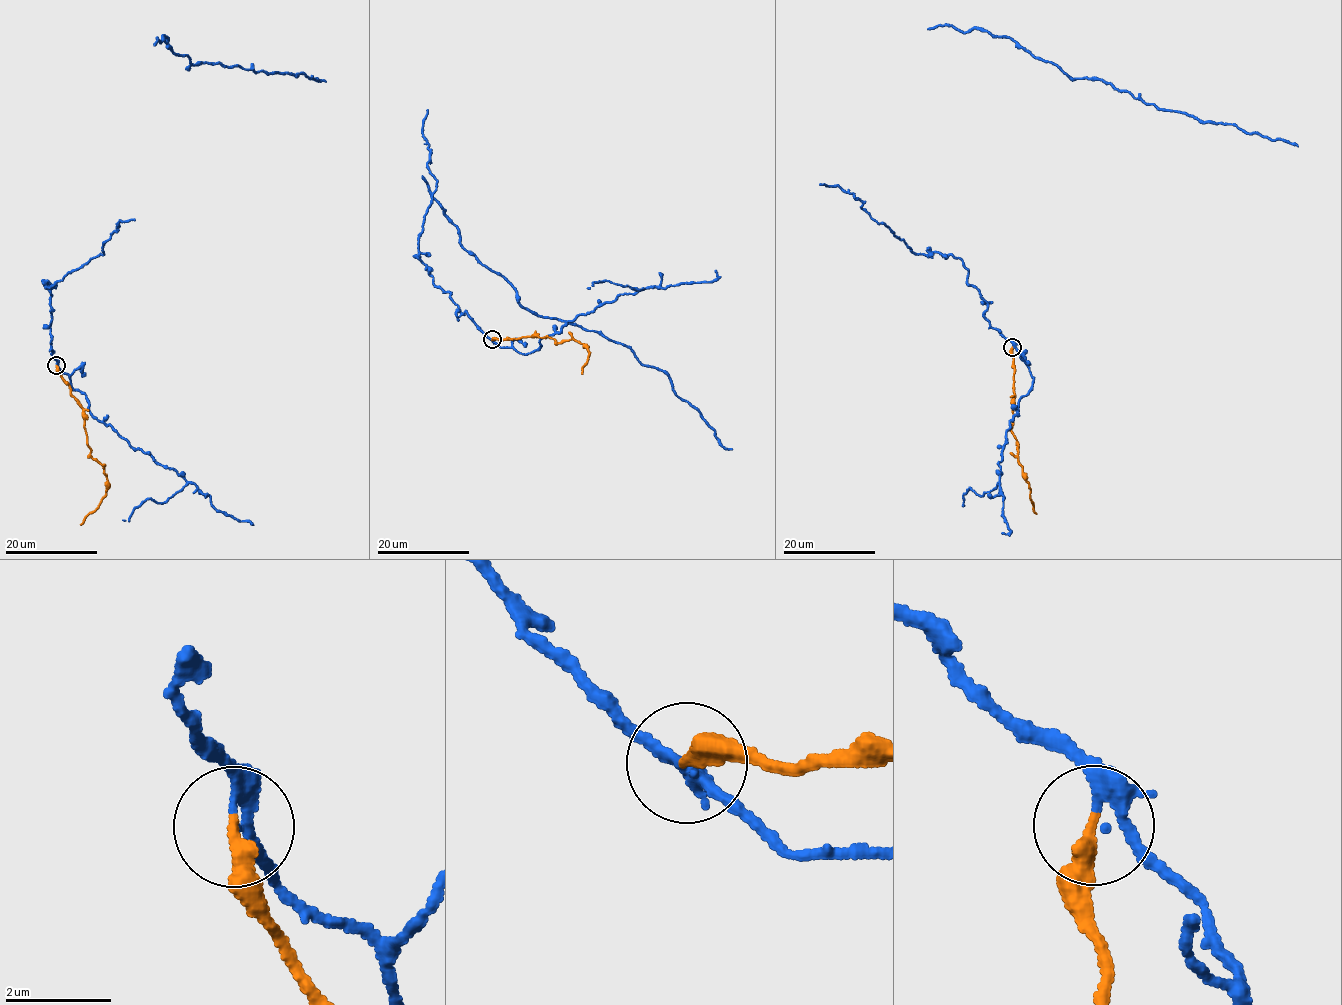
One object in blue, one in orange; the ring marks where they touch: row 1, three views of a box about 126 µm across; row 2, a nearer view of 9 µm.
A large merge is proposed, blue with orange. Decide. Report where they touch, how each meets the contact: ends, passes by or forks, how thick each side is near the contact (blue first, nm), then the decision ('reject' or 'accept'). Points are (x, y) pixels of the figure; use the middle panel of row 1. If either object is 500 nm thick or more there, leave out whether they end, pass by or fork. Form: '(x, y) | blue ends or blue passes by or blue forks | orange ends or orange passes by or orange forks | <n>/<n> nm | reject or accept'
(492, 339) | blue forks | orange ends | 130/320 nm | reject

